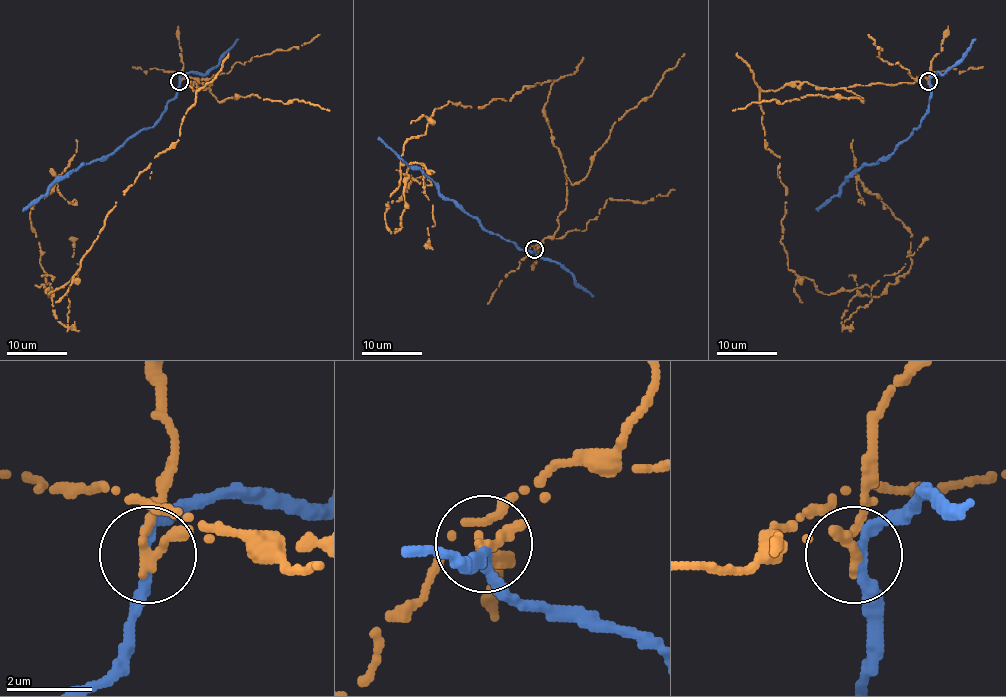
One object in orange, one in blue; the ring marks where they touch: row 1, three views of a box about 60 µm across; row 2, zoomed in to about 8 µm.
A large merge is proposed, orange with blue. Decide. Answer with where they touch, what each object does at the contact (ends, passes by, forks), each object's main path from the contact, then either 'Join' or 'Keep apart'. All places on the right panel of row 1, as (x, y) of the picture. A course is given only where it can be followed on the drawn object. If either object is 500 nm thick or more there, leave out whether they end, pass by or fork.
Place: (928, 81). At the ring orange forks. At the ring blue passes by. Course of orange: (928, 81), (759, 93), (788, 268), (825, 294), (880, 296), (910, 268), (910, 230), (858, 179), (852, 139). Course of blue: (928, 80), (928, 110), (921, 125), (887, 157), (875, 163), (864, 163), (854, 171), (840, 191), (817, 210). Keep apart

